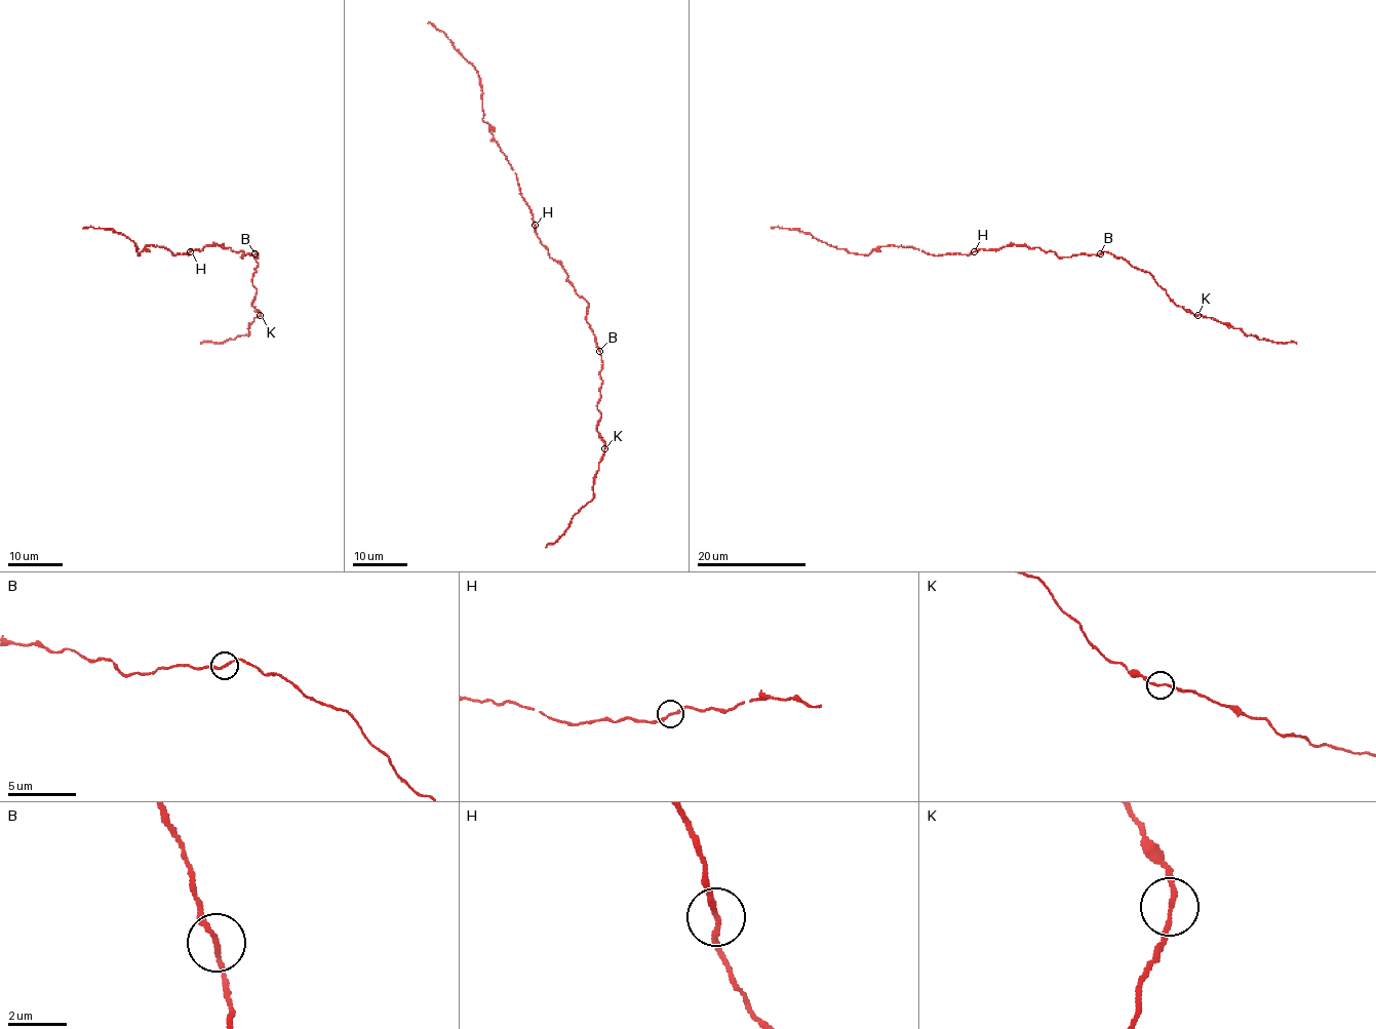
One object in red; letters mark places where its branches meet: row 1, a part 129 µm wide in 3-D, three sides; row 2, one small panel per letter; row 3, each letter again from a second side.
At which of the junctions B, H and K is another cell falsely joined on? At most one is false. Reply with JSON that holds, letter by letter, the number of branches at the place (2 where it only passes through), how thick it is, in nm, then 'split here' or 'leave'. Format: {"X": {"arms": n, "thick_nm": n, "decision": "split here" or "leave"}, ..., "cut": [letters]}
{"B": {"arms": 2, "thick_nm": 160, "decision": "leave"}, "H": {"arms": 2, "thick_nm": 170, "decision": "leave"}, "K": {"arms": 2, "thick_nm": 150, "decision": "leave"}, "cut": []}

